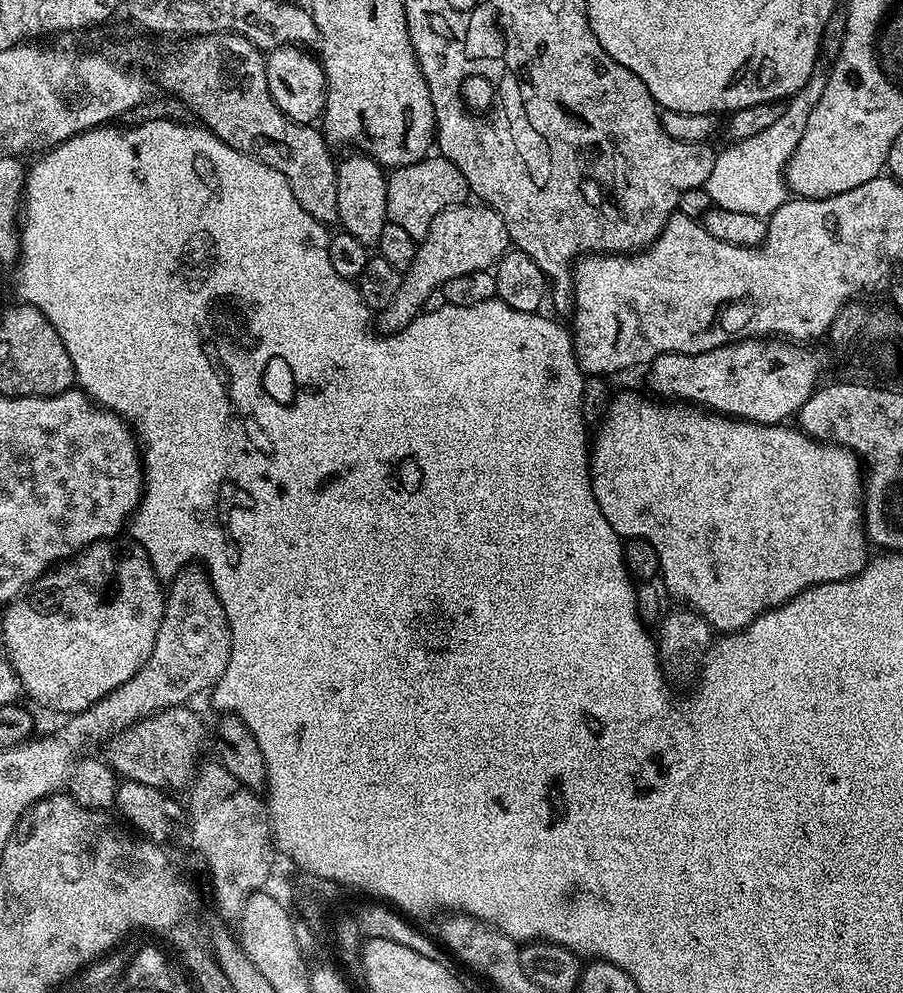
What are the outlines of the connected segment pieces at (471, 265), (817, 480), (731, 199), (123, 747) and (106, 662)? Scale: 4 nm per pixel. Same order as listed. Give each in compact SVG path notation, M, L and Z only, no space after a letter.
M465 202L442 210L442 214L430 222L426 238L419 241L414 262L402 273L394 302L390 302L390 306L386 306L375 317L375 331L385 336L400 332L415 316L427 309L432 291L443 288L446 282L450 282L450 278L489 271L499 264L509 248L506 222L502 222L500 215L487 204Z
M617 391L612 397L612 405L604 419L600 421L590 444L590 467L592 469L592 489L594 498L606 514L606 522L622 538L645 540L654 546L660 563L659 579L662 588L676 602L683 602L692 611L702 616L707 624L720 634L740 631L754 618L771 608L782 606L794 599L805 588L815 584L829 584L839 580L849 580L867 566L870 541L864 534L864 485L862 461L855 452L840 444L816 440L801 432L799 427L788 428L783 424L755 424L749 420L734 420L731 416L721 416L687 402L661 402L659 399L647 400L636 392Z
M817 66L806 78L806 86L798 90L784 104L782 118L778 118L766 130L754 134L745 140L731 143L728 149L717 151L714 170L710 170L710 178L706 178L704 187L713 205L724 212L733 212L736 216L761 216L767 218L789 199L790 189L786 179L786 169L794 150L798 150L798 142L802 142L802 133L806 131L806 122L818 106L818 98L822 98L822 90L826 90L828 72Z
M188 706L164 708L119 733L107 745L107 759L117 777L165 790L187 789L198 771L196 755L204 748L204 720L190 709Z
M120 538L115 543L100 540L91 544L74 558L41 576L39 588L40 612L28 604L20 604L24 602L12 602L5 607L8 609L4 612L2 646L8 652L8 661L26 696L56 712L82 714L106 698L106 694L130 682L130 678L142 670L146 658L150 658L154 638L158 638L158 626L162 626L164 617L165 589L144 547L131 538Z

